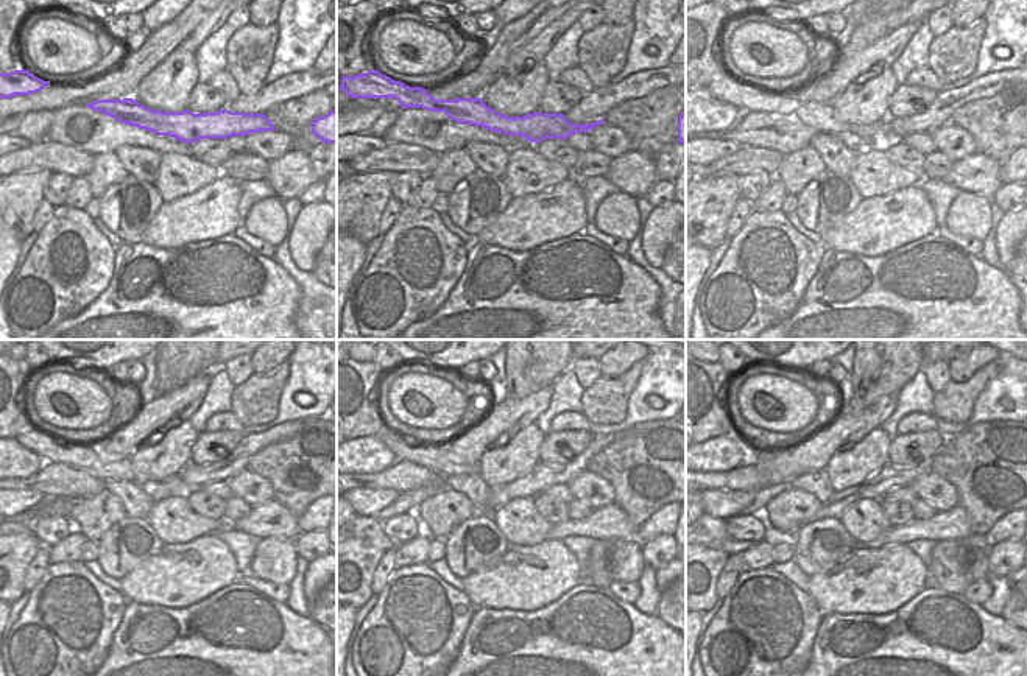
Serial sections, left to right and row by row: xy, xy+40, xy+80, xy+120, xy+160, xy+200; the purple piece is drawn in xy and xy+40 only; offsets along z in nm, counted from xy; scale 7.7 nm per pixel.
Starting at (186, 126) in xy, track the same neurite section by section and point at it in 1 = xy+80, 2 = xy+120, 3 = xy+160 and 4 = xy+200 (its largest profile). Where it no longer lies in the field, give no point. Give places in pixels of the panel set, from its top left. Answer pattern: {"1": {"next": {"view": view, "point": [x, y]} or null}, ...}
{"1": {"next": {"view": "xy+80", "point": [747, 97]}}, "2": {"next": {"view": "xy+120", "point": [89, 457]}}, "3": {"next": {"view": "xy+160", "point": [434, 458]}}, "4": {"next": {"view": "xy+200", "point": [755, 455]}}}

